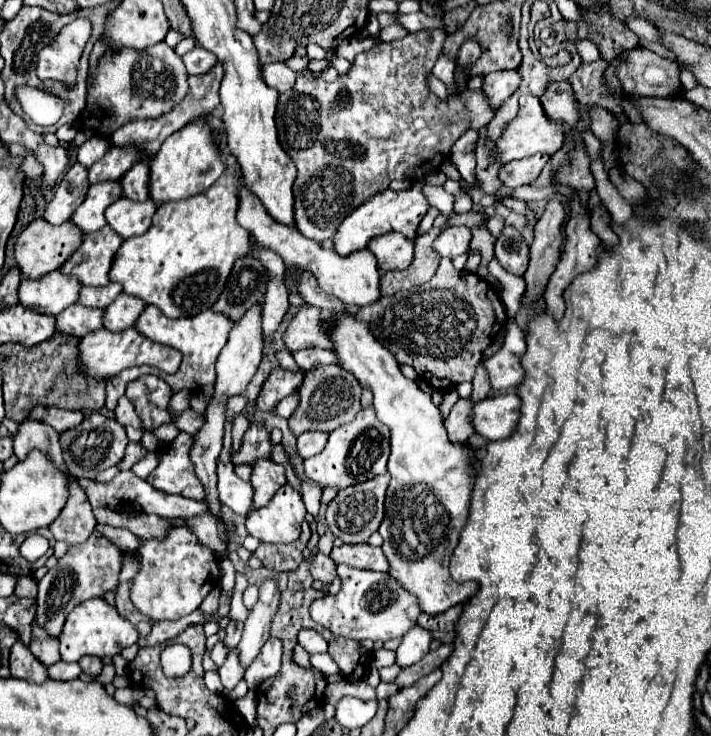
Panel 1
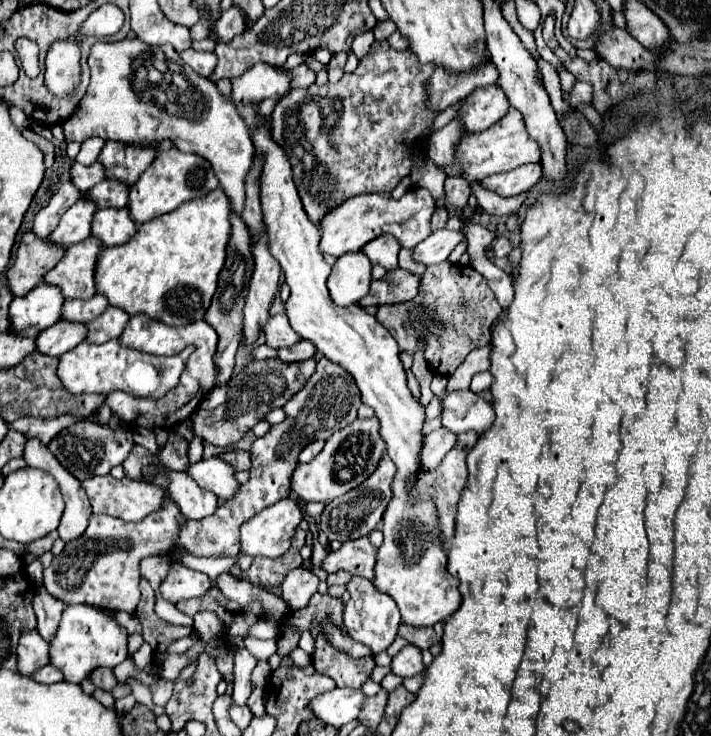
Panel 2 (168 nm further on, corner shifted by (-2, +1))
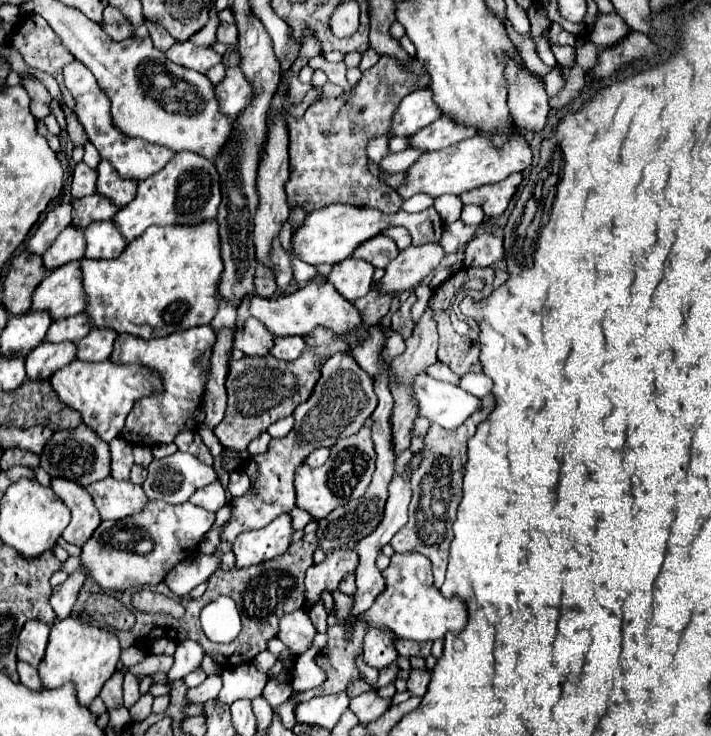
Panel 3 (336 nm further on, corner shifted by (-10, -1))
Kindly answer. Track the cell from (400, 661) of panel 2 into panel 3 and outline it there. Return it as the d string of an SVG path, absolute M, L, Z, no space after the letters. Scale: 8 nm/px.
M411 670L411 676L407 680L407 690L411 696L423 698L429 686L429 672L427 670Z

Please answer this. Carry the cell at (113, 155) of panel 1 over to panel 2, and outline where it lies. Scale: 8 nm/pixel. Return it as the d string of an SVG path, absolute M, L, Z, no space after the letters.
M75 162L73 168L71 168L71 180L75 182L75 186L77 186L81 192L87 192L87 190L91 190L95 184L99 184L101 180L105 180L103 164L101 164L101 162L95 162L95 164L91 164L91 166L81 166L79 162Z

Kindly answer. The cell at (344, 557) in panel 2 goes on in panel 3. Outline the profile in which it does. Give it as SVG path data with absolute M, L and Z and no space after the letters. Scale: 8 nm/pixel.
M333 550L327 554L327 558L321 564L313 564L305 576L307 592L303 608L305 610L313 608L325 590L327 592L337 590L345 574L355 570L355 564L357 564L355 550Z

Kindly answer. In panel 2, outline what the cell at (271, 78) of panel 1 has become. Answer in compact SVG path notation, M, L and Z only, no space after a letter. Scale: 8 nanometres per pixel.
M259 62L231 84L235 102L261 102L271 96L287 94L291 90L291 76L283 66Z

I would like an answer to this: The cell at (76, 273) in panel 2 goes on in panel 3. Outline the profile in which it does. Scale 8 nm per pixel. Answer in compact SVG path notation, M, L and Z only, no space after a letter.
M79 262L65 264L51 272L33 292L33 312L47 310L53 320L75 316L83 312L83 284L79 276Z

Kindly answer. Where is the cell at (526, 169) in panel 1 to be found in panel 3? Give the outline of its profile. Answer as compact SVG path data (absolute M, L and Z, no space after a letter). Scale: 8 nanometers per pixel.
M511 174L501 182L487 184L471 192L465 192L461 196L461 202L481 206L485 216L499 216L509 206L509 200L515 194L515 188L519 186L519 182L521 182L521 174Z

